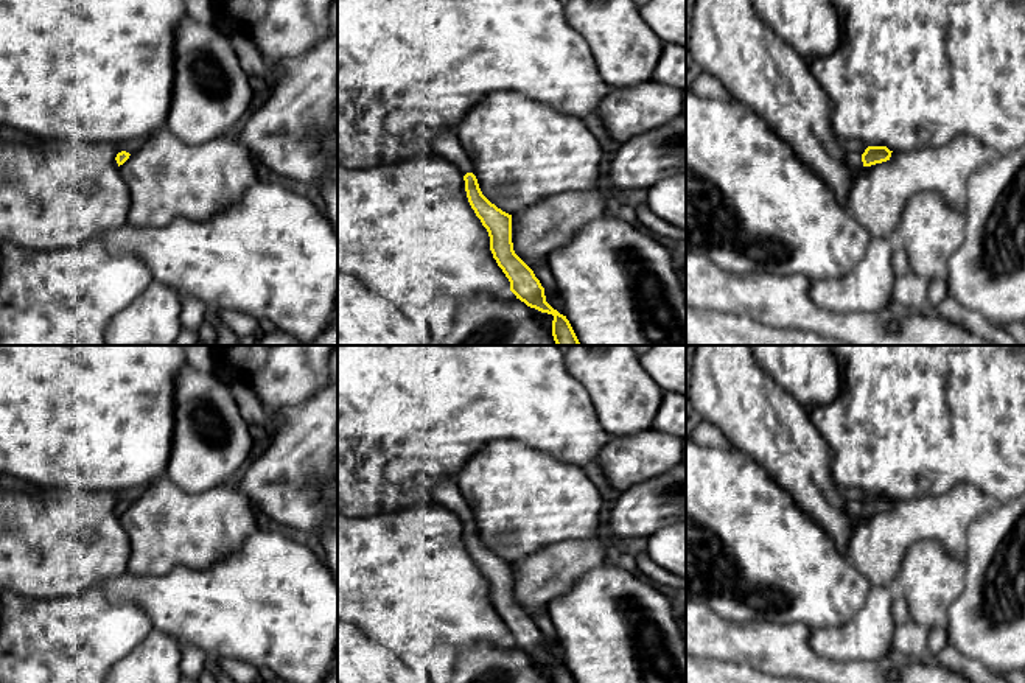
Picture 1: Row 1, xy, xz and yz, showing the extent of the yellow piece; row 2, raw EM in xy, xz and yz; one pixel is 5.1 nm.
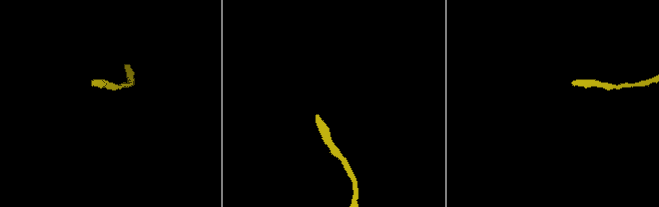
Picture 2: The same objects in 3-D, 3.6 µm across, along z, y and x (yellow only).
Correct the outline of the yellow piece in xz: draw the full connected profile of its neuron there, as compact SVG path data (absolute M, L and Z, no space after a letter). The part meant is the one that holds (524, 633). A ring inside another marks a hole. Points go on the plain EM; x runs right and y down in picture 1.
M454 479L440 481L432 492L432 501L462 518L465 540L471 557L487 577L490 599L498 615L510 630L510 639L527 655L554 664L552 683L575 683L566 664L554 658L544 644L544 636L533 619L515 602L512 591L512 563L492 552L481 540L471 510Z

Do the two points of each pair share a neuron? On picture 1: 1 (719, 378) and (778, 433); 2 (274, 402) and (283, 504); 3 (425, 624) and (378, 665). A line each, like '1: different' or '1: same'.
1: same
2: different
3: different

